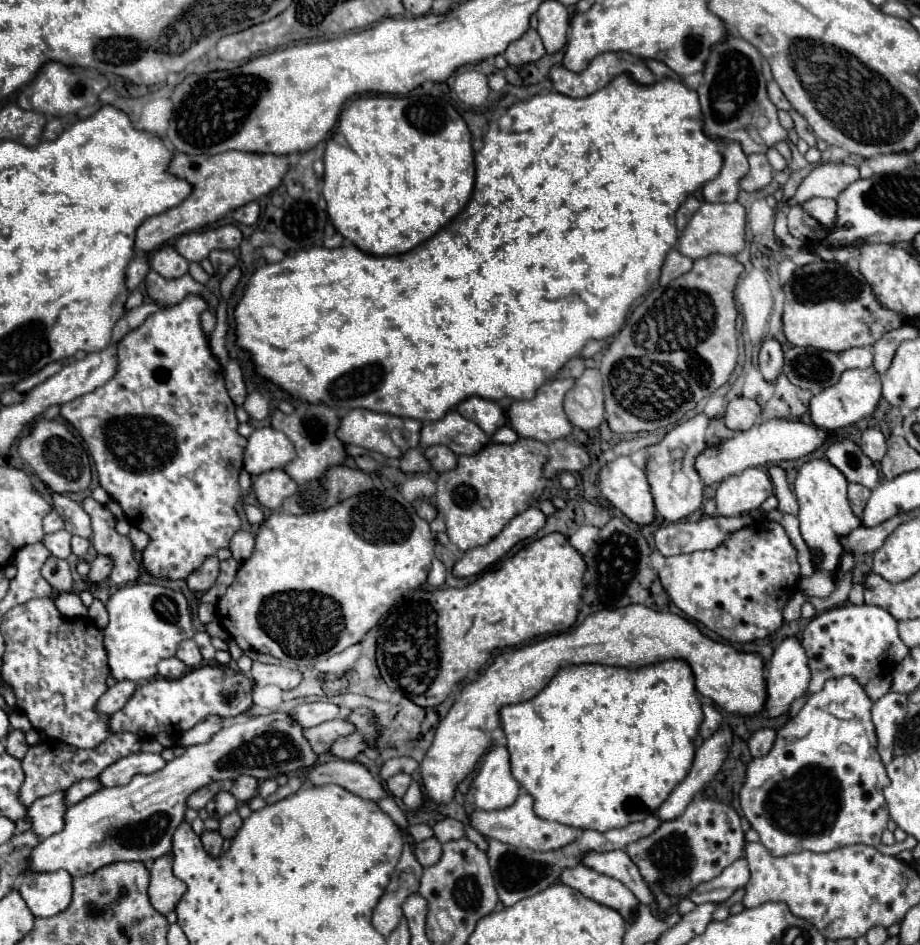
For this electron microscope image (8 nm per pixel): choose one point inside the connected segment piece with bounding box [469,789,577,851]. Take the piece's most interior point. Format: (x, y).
(517, 825)

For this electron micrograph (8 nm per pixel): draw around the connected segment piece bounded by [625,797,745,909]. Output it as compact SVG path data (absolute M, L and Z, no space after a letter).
M695 797L683 815L663 821L653 835L631 843L625 851L653 889L657 905L667 909L687 897L693 887L717 877L735 859L745 857L745 835L741 831L741 819L733 807L707 797Z

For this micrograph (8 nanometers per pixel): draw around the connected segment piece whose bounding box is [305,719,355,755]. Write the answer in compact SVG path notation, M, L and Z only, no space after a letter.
M333 719L333 721L325 721L317 727L305 729L305 737L309 739L309 743L317 755L327 755L331 751L331 745L335 739L347 737L353 731L355 731L355 725L351 721Z

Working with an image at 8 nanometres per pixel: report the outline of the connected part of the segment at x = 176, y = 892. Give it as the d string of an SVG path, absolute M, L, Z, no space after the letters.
M163 855L153 861L149 883L149 901L159 913L169 913L175 909L177 901L185 893L185 883L177 879L171 871L171 855Z

